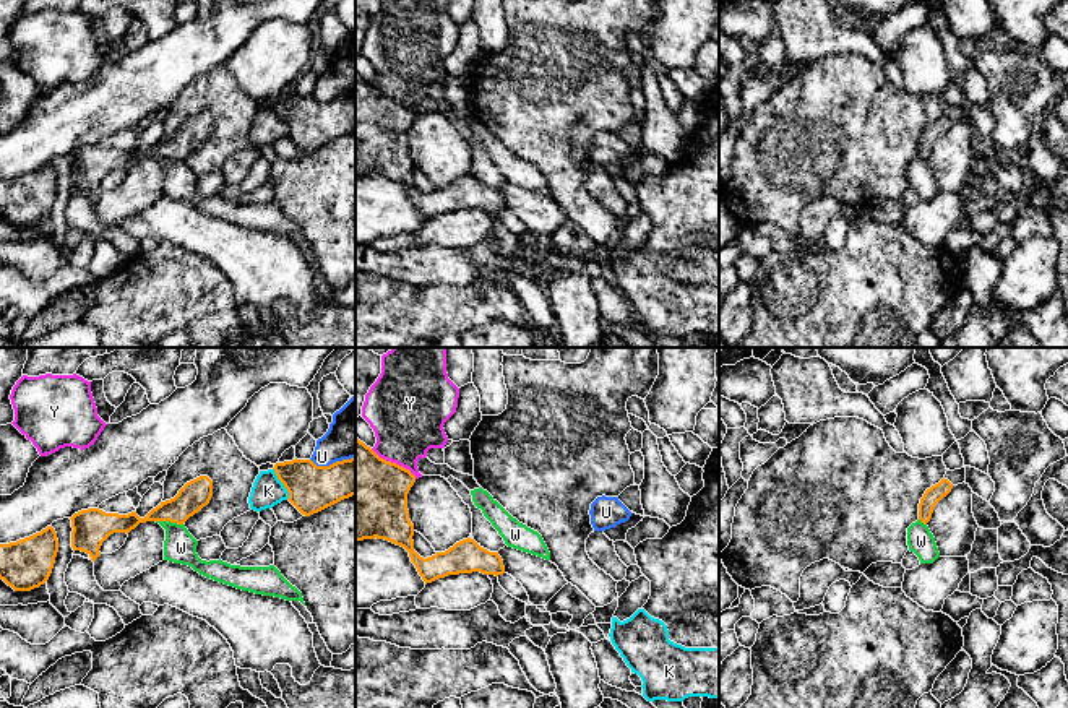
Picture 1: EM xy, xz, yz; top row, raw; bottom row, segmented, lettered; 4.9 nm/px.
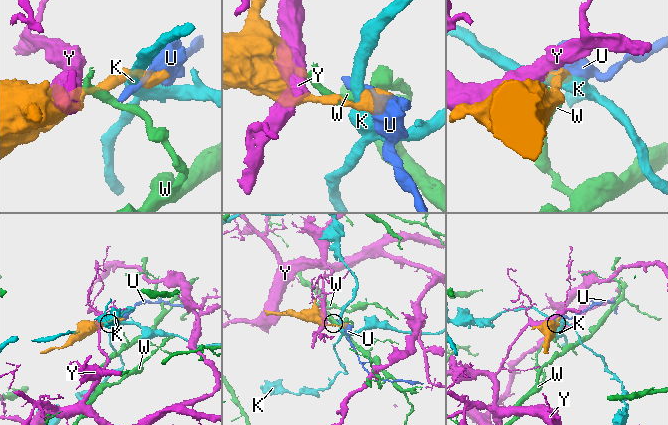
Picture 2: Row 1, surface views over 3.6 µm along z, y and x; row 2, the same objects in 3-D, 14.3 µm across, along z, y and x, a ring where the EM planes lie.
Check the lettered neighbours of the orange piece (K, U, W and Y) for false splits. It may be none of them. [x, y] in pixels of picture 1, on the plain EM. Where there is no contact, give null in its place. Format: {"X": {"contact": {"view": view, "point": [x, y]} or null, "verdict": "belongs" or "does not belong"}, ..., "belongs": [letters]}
{"K": {"contact": {"view": "xy", "point": [283, 119]}, "verdict": "does not belong"}, "U": {"contact": {"view": "xy", "point": [333, 99]}, "verdict": "does not belong"}, "W": {"contact": {"view": "xy", "point": [169, 156]}, "verdict": "does not belong"}, "Y": {"contact": {"view": "xz", "point": [393, 99]}, "verdict": "does not belong"}, "belongs": []}

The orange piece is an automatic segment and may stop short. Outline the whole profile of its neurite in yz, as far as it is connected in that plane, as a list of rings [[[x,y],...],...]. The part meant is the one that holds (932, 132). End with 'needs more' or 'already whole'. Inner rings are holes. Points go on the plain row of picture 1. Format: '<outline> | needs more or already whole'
[[[941,115],[938,120],[925,127],[919,140],[919,156],[927,161],[932,154],[935,141],[946,133],[953,125],[953,120],[948,115]]] | already whole

